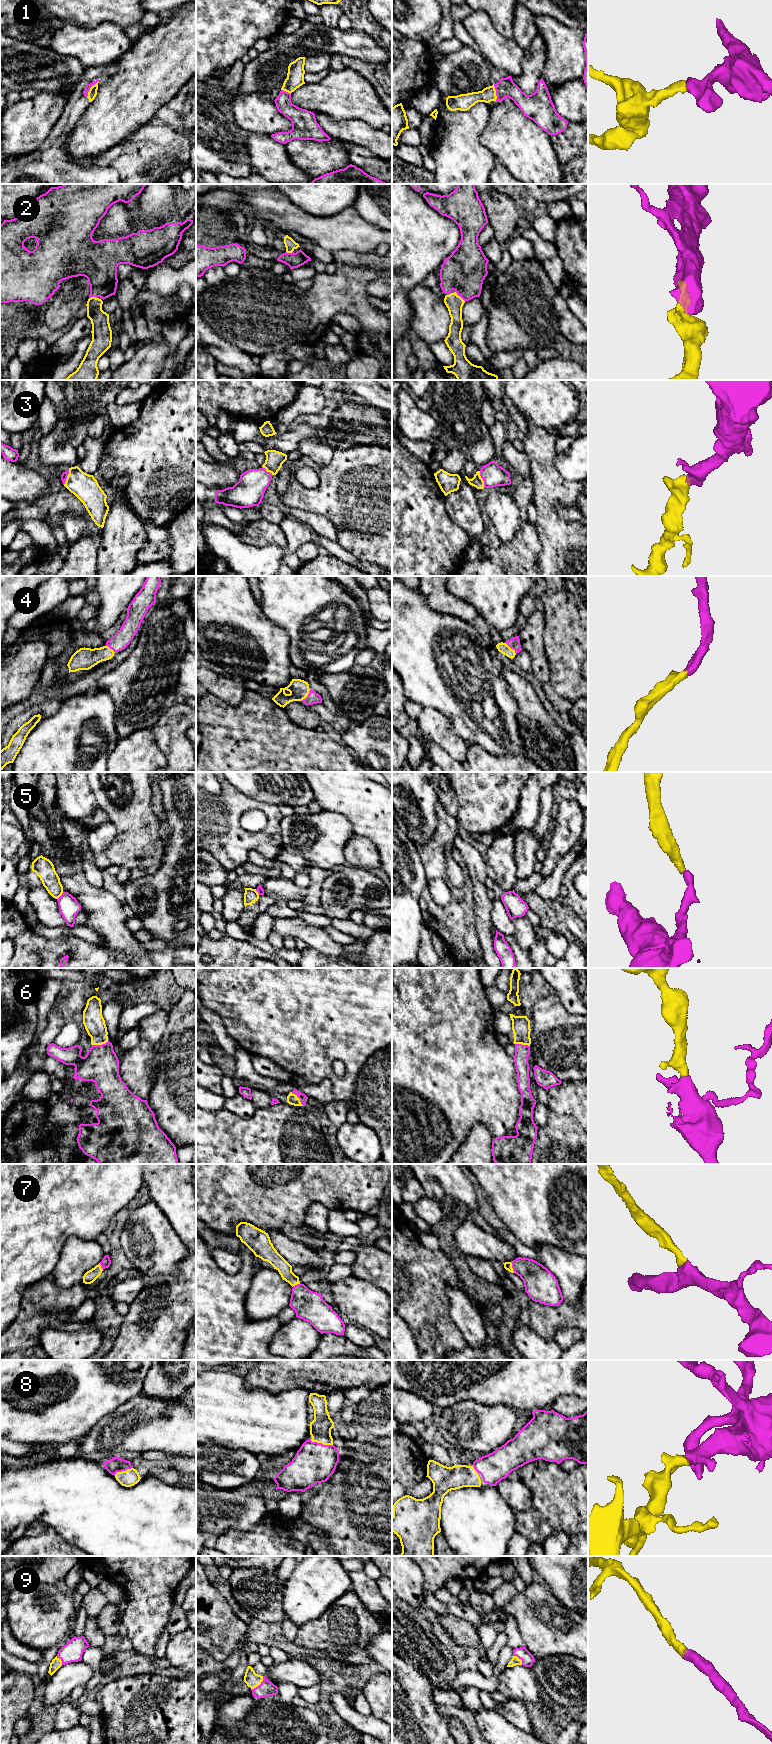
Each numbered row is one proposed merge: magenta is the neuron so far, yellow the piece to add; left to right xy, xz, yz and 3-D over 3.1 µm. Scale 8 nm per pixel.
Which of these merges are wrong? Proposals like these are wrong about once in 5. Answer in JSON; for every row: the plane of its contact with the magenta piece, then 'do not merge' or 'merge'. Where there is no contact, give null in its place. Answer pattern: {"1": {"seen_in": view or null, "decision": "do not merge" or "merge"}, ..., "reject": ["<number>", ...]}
{"1": {"seen_in": "xy", "decision": "merge"}, "2": {"seen_in": "yz", "decision": "merge"}, "3": {"seen_in": "yz", "decision": "merge"}, "4": {"seen_in": "yz", "decision": "merge"}, "5": {"seen_in": "xy", "decision": "do not merge"}, "6": {"seen_in": "xz", "decision": "merge"}, "7": {"seen_in": "yz", "decision": "merge"}, "8": {"seen_in": "xz", "decision": "merge"}, "9": {"seen_in": "xz", "decision": "merge"}, "reject": ["5"]}

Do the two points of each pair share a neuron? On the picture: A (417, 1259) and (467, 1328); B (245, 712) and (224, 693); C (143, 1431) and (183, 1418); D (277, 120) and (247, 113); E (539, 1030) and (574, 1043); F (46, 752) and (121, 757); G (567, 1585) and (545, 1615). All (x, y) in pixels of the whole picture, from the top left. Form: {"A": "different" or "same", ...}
{"A": "different", "B": "different", "C": "same", "D": "same", "E": "same", "F": "different", "G": "different"}

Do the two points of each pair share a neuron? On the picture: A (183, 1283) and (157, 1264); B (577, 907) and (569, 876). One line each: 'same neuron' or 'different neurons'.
A: different neurons
B: same neuron

